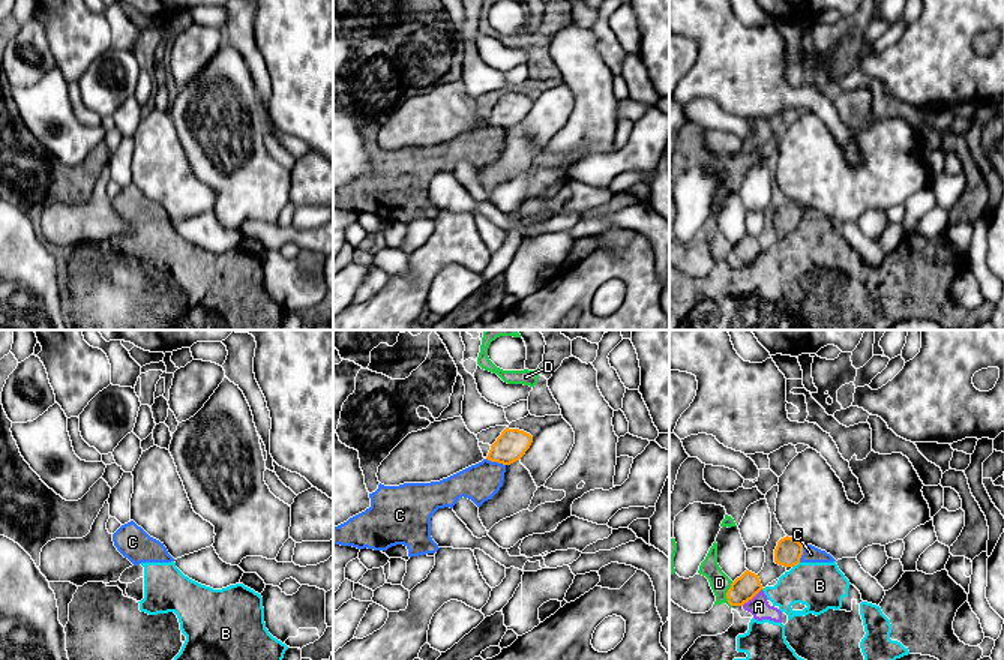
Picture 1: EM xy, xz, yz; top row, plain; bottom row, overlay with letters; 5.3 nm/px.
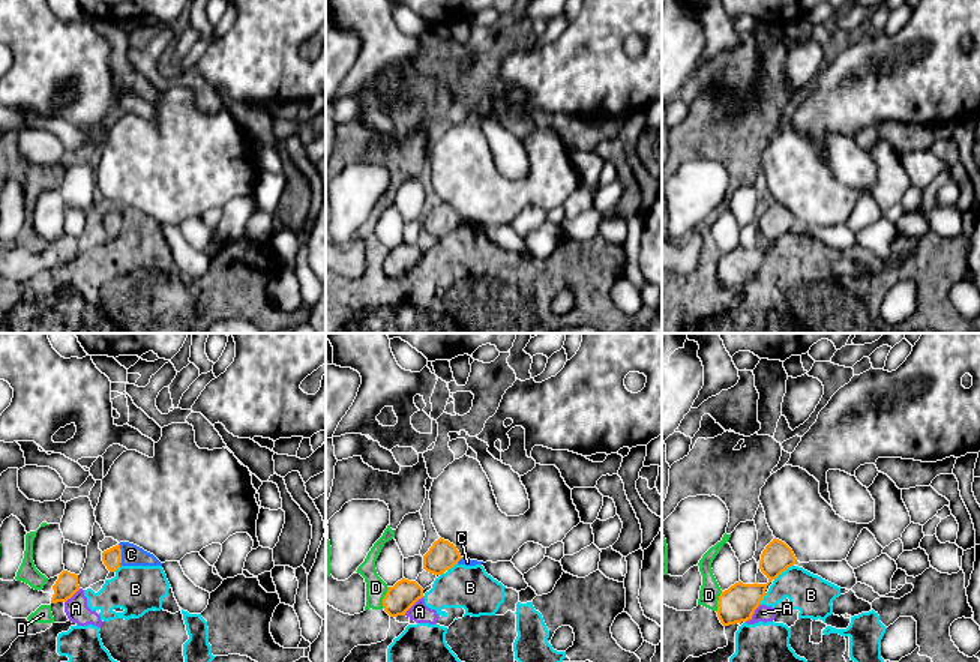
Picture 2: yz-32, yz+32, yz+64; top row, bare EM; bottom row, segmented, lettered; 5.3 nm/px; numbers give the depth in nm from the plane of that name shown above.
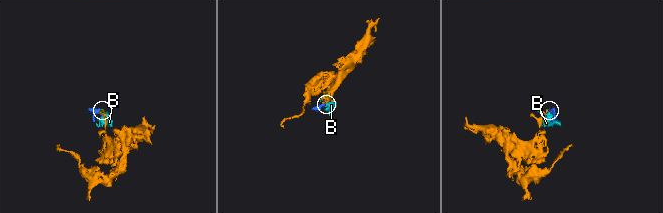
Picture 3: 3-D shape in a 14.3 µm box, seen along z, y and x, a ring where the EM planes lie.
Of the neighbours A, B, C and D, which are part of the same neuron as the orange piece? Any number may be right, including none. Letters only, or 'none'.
none

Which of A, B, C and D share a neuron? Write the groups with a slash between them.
A B C D

